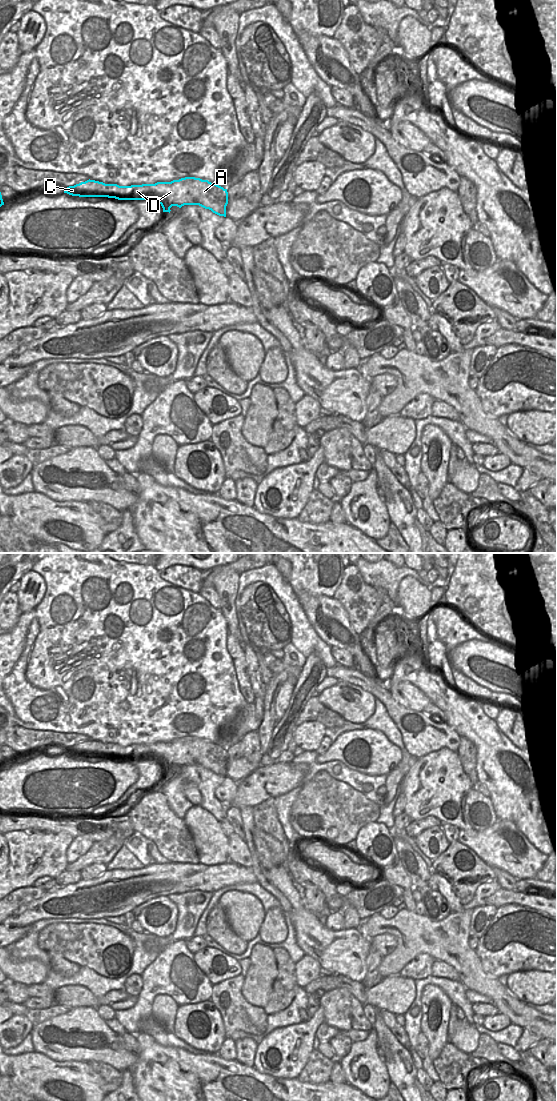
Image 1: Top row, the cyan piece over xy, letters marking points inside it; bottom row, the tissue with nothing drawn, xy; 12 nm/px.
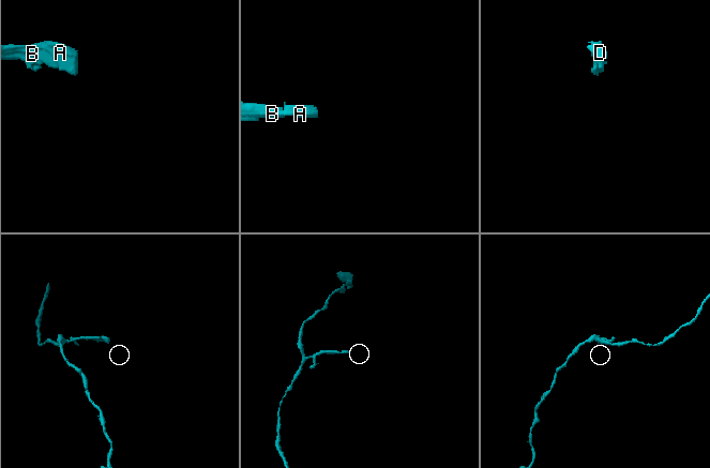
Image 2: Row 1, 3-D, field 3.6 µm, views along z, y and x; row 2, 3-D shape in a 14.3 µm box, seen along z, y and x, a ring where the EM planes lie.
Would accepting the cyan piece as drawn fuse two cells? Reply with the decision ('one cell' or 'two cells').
one cell

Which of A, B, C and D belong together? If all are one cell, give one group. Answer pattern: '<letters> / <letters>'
A B C D

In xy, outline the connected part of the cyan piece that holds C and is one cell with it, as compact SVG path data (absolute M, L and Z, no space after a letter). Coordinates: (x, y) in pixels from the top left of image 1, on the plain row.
M185 737L171 742L119 746L87 740L65 748L64 753L79 757L108 757L118 760L155 760L169 772L172 766L199 765L226 777L227 749L208 740Z

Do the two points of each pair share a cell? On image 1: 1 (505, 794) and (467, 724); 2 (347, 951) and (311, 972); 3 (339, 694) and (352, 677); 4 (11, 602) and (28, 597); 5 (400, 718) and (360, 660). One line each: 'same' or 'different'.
1: same
2: different
3: different
4: different
5: different

